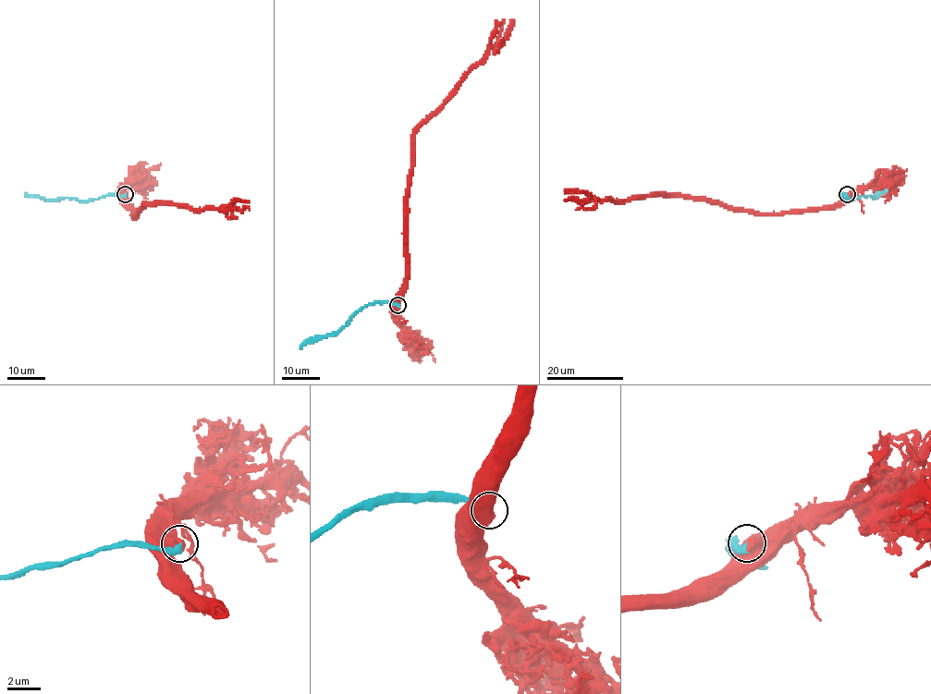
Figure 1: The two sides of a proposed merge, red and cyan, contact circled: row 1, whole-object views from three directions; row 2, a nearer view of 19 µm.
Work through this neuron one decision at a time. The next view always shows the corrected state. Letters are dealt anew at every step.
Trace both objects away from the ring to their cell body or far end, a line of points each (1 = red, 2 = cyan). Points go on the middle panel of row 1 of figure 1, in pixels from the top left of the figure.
1: (398, 306), (396, 301), (404, 283), (407, 192), (412, 165), (413, 133), (490, 49), (507, 37), (514, 19)
2: (398, 305), (380, 303), (361, 308), (339, 331), (314, 336), (300, 349)

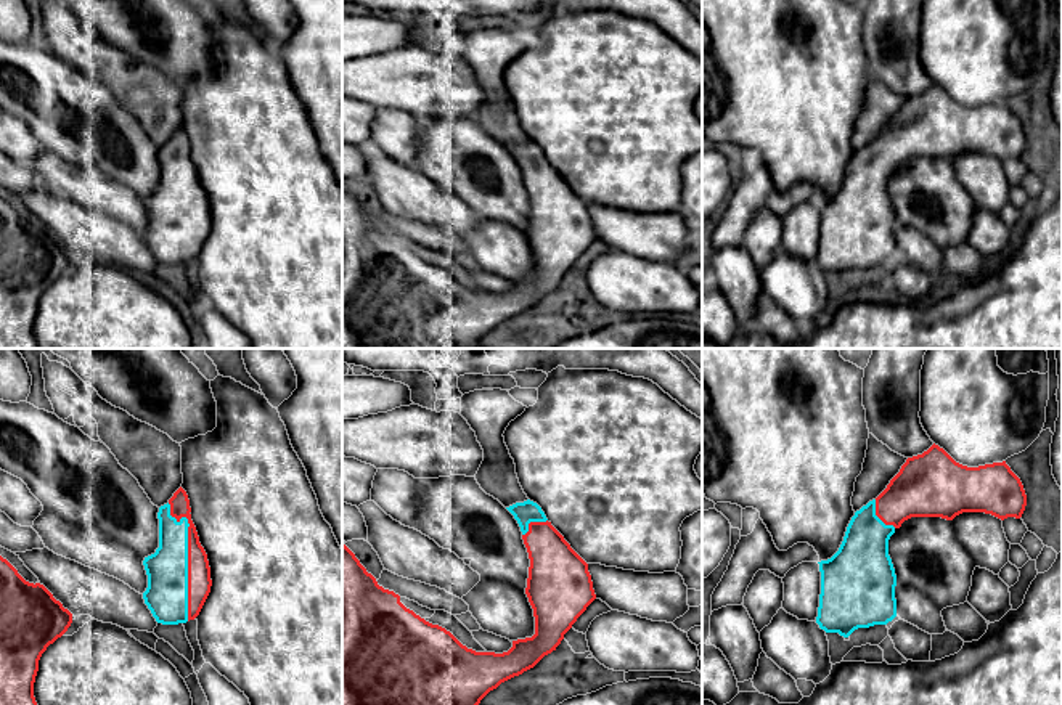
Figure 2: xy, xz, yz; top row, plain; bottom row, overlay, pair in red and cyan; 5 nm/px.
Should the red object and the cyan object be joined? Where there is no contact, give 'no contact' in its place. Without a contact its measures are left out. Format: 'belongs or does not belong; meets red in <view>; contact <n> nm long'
belongs; meets red in xy; contact 600 nm long

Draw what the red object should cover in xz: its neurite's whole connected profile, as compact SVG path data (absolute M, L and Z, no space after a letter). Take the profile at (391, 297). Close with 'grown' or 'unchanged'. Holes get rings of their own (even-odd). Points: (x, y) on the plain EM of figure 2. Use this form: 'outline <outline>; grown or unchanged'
outline M527 140L506 149L521 167L530 199L525 234L533 249L535 275L513 281L513 287L503 294L468 289L445 268L406 249L398 234L379 226L355 194L342 186L342 348L477 348L490 331L533 308L545 295L556 291L564 275L596 239L588 204L551 165L537 143Z; grown

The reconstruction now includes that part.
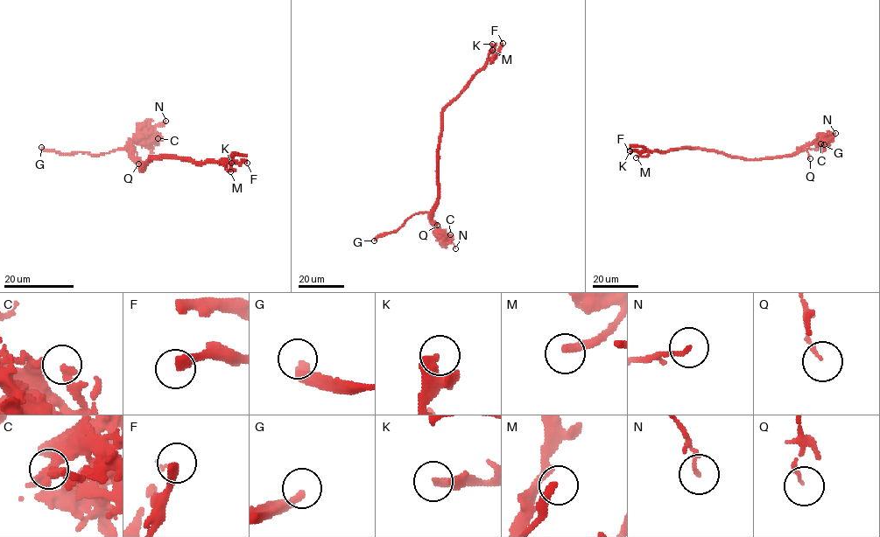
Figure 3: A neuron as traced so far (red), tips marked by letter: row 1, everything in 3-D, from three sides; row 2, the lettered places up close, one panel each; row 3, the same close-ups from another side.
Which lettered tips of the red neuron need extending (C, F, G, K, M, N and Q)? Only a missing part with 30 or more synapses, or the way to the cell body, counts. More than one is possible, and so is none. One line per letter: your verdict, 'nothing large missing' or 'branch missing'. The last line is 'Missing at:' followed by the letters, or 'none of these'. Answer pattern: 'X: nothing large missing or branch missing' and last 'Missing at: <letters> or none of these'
C: nothing large missing
F: nothing large missing
G: branch missing
K: nothing large missing
M: nothing large missing
N: nothing large missing
Q: nothing large missing
Missing at: G

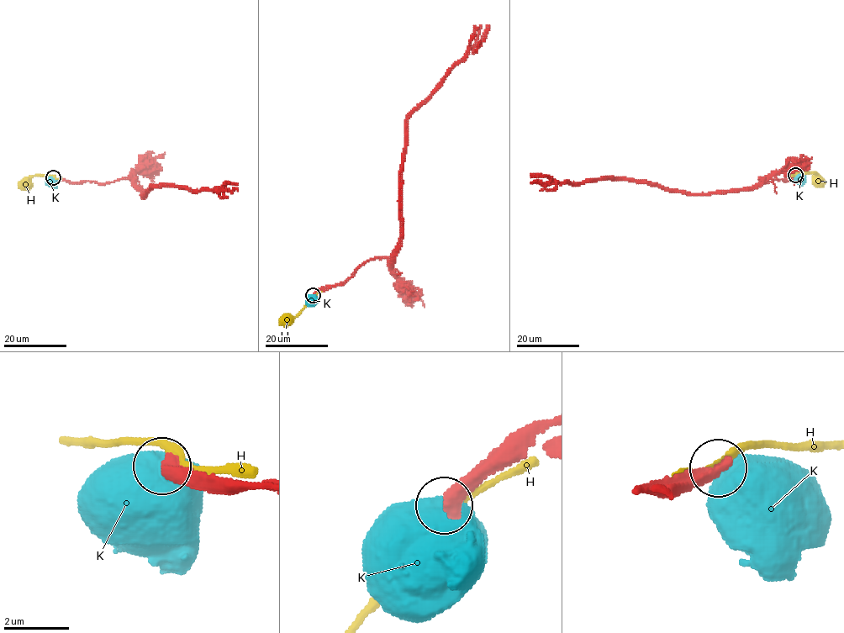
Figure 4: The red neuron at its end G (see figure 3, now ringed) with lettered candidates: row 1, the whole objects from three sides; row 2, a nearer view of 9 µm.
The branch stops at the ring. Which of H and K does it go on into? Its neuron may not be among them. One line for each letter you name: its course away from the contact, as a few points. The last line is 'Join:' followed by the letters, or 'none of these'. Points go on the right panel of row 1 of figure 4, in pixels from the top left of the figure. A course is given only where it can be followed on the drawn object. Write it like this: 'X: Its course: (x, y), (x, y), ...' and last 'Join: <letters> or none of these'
Join: none of these

